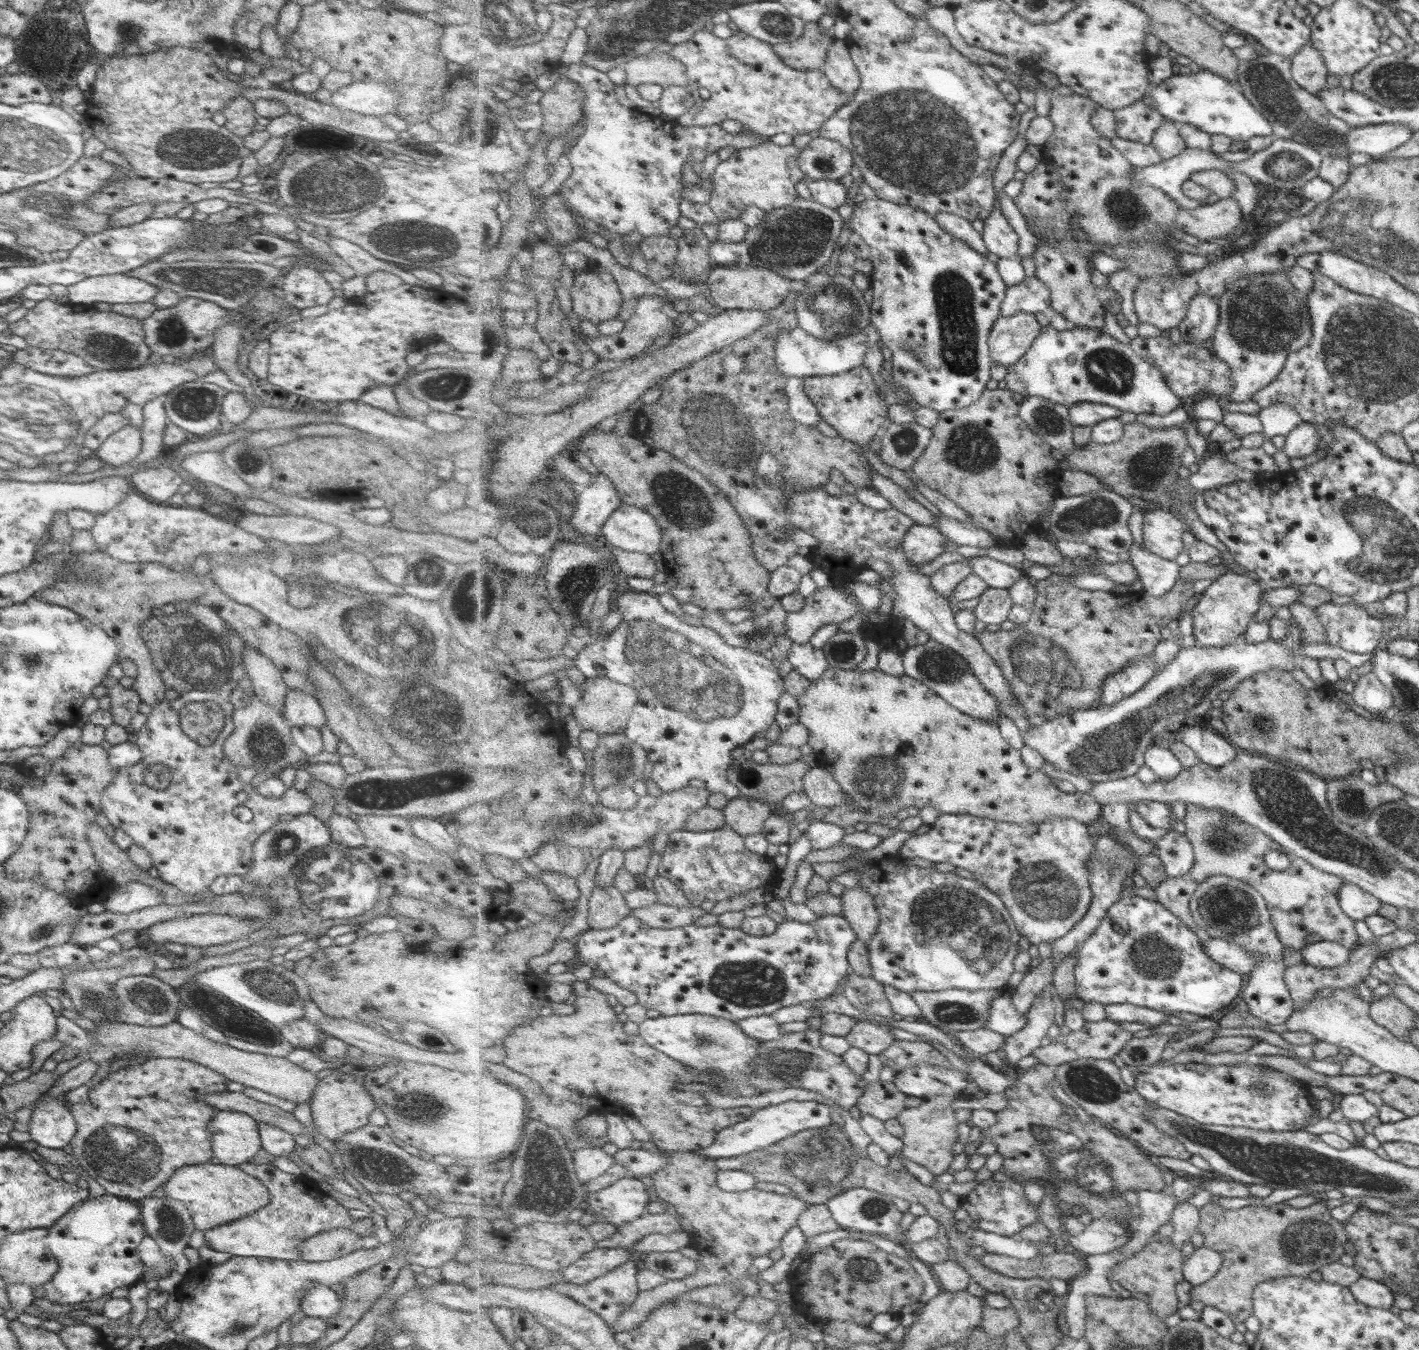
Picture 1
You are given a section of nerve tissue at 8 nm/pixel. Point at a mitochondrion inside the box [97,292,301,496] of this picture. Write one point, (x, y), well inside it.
(192, 403)

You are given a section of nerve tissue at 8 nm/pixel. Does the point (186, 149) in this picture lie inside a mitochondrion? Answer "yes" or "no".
yes

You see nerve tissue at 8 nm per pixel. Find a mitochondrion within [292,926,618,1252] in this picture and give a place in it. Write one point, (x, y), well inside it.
(540, 1158)

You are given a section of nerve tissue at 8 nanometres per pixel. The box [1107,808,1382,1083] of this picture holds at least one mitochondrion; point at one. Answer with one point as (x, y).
(1230, 908)

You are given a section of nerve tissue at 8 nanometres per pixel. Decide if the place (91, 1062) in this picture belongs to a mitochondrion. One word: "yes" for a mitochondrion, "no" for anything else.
no

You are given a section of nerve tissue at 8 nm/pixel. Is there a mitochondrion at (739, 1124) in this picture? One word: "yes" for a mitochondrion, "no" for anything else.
no

